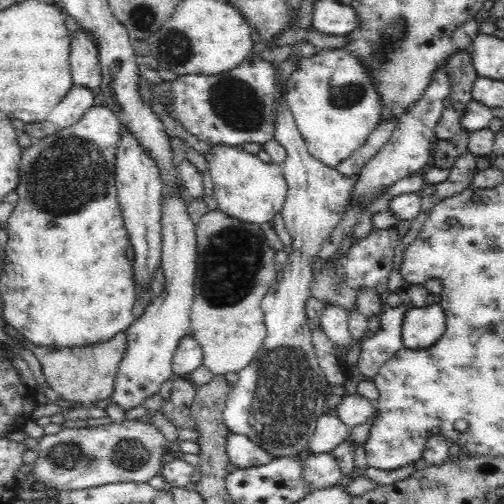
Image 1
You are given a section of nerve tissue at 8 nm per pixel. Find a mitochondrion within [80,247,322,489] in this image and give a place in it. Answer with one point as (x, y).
(130, 454)

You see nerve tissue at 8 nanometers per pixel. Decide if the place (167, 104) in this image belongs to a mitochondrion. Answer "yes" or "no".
no

